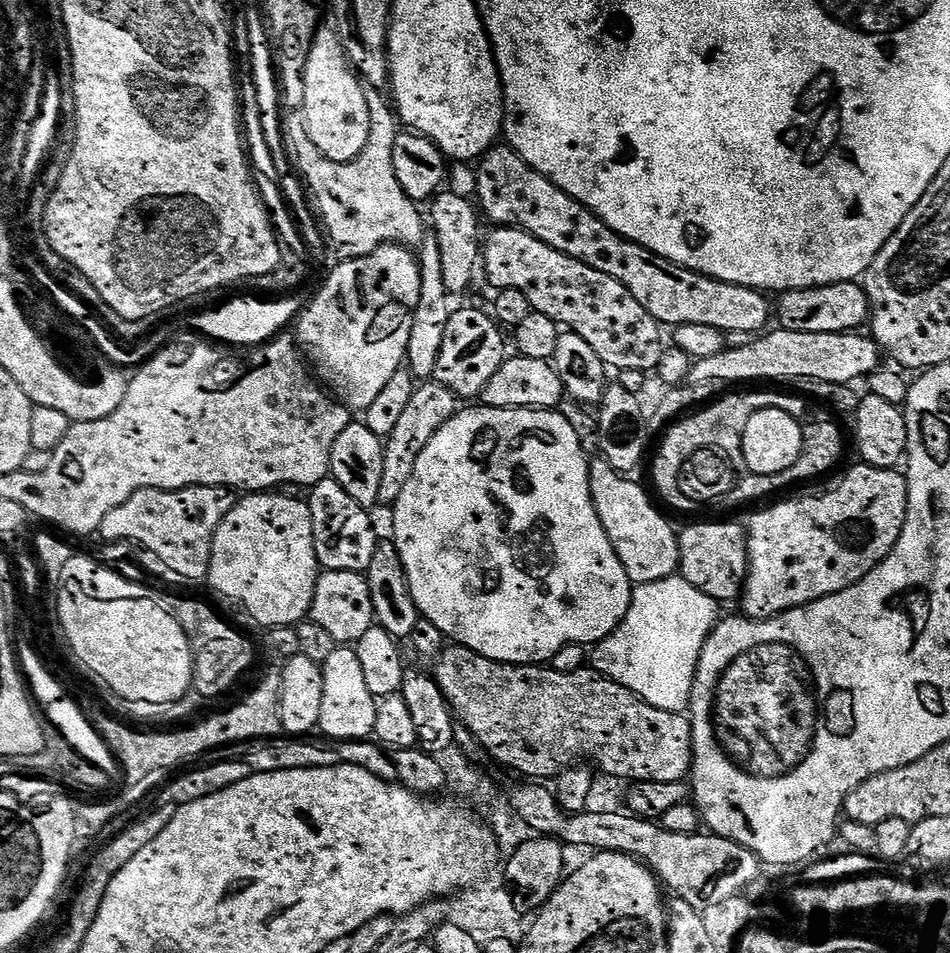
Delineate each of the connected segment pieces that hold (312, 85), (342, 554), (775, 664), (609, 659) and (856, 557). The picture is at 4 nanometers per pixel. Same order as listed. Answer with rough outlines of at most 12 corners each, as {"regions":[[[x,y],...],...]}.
{"regions":[[[334,33],[304,68],[310,142],[343,164],[369,147],[372,107]],[[317,487],[316,561],[367,573],[376,556],[369,509],[346,490]],[[754,646],[723,672],[714,712],[804,756],[812,704],[790,654]],[[679,574],[633,587],[591,667],[683,713],[721,605]],[[857,463],[746,523],[742,612],[768,620],[873,572],[907,479]]]}

